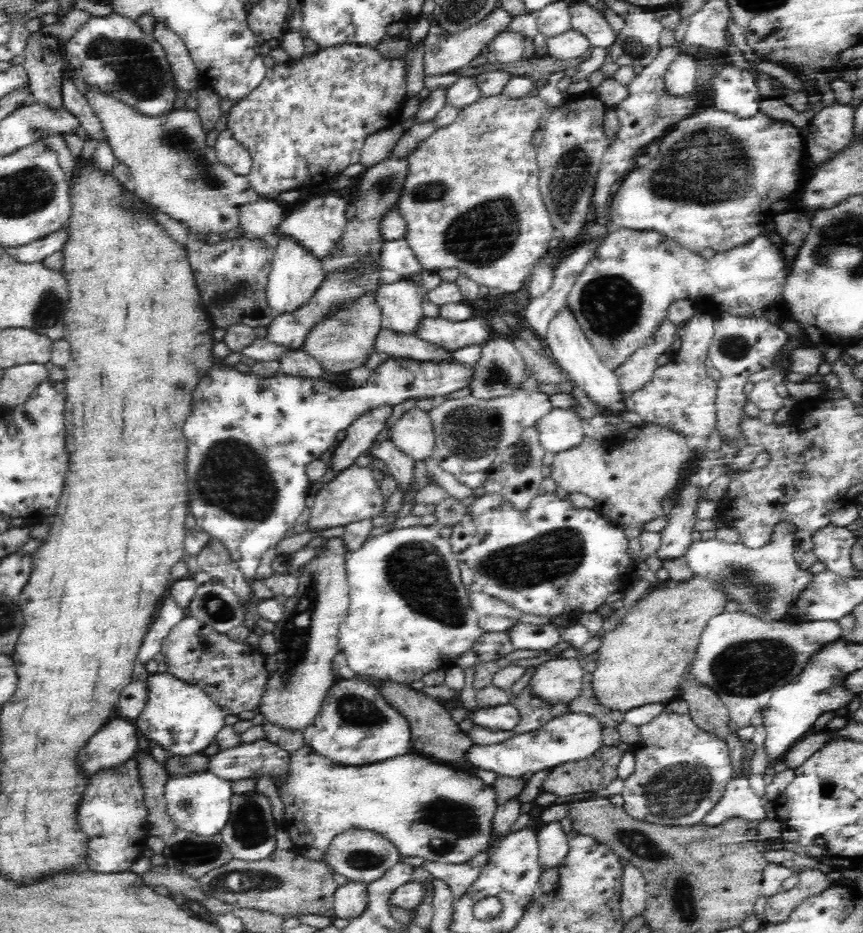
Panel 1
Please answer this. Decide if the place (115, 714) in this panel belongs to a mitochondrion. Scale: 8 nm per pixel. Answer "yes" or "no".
no

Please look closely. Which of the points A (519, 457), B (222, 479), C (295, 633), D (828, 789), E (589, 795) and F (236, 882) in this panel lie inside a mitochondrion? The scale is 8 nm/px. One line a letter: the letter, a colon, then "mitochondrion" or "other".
A: mitochondrion
B: mitochondrion
C: mitochondrion
D: mitochondrion
E: other
F: mitochondrion

